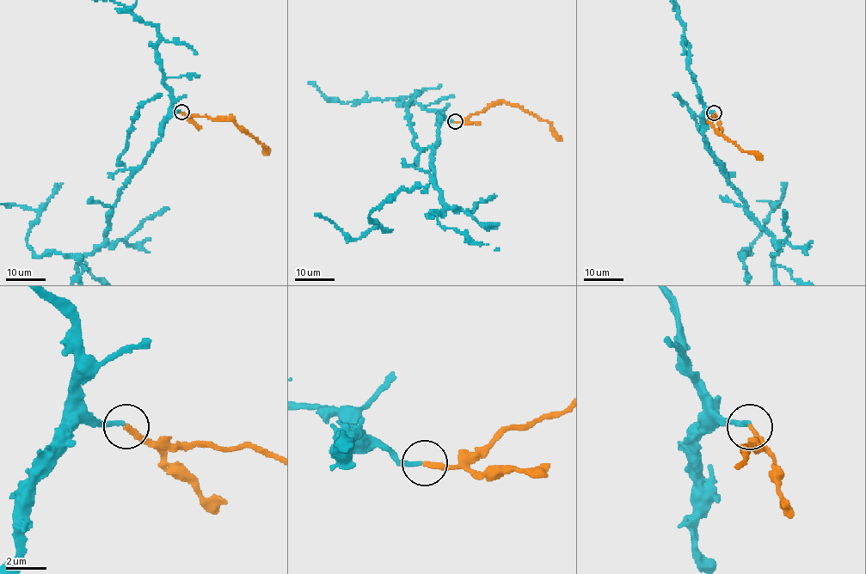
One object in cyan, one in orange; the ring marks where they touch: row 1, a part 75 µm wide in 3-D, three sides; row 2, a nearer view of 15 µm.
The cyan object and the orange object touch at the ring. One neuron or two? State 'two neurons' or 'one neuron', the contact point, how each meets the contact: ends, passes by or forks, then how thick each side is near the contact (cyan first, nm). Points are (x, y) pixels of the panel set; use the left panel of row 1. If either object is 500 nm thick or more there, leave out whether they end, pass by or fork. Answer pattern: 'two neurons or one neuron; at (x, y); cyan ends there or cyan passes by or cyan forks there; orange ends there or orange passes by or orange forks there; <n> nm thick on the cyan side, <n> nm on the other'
one neuron; at (181, 112); cyan ends there; orange ends there; 240 nm thick on the cyan side, 240 nm on the other

